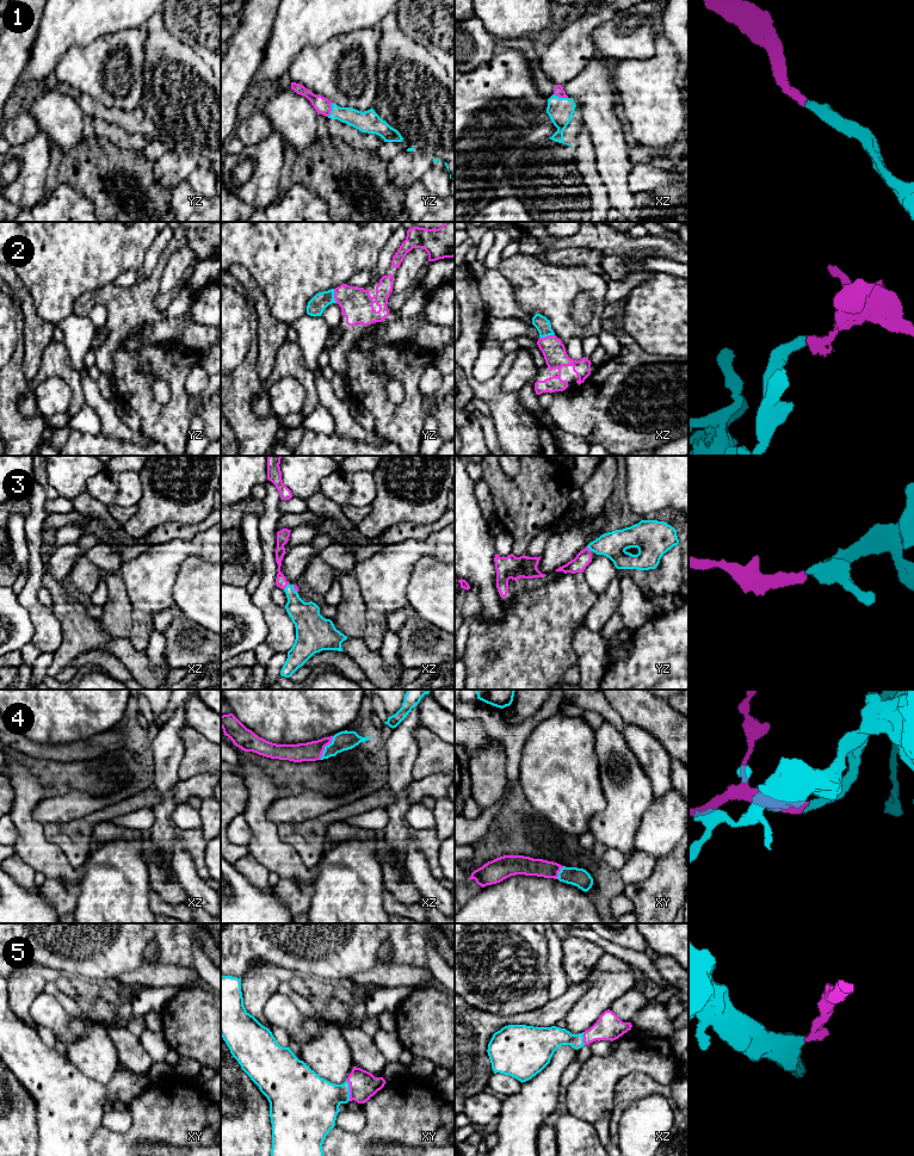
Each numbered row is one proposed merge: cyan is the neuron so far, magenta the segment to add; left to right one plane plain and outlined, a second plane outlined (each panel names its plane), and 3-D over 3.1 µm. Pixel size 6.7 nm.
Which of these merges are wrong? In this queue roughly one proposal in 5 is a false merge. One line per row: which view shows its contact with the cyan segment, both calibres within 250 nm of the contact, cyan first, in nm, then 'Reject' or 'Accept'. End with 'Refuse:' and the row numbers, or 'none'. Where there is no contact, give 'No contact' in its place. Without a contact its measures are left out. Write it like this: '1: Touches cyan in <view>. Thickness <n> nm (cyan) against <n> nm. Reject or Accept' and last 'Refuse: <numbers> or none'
1: Touches cyan in xz. Thickness 170 nm (cyan) against 70 nm. Accept
2: Touches cyan in xz. Thickness 100 nm (cyan) against 160 nm. Accept
3: Touches cyan in xz. Thickness 190 nm (cyan) against 80 nm. Accept
4: Touches cyan in xz. Thickness 130 nm (cyan) against 130 nm. Accept
5: Touches cyan in xy. Thickness 340 nm (cyan) against 190 nm. Accept
Refuse: none

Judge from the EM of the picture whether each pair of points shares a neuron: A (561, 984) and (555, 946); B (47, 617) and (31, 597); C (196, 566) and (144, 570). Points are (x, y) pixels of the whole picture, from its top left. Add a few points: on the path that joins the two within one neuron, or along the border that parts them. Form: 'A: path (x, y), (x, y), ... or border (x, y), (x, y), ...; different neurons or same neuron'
A: path (557, 975), (555, 956); same neuron
B: path (42, 612), (31, 601); same neuron
C: border (208, 561), (187, 557), (178, 572), (171, 593); different neurons

